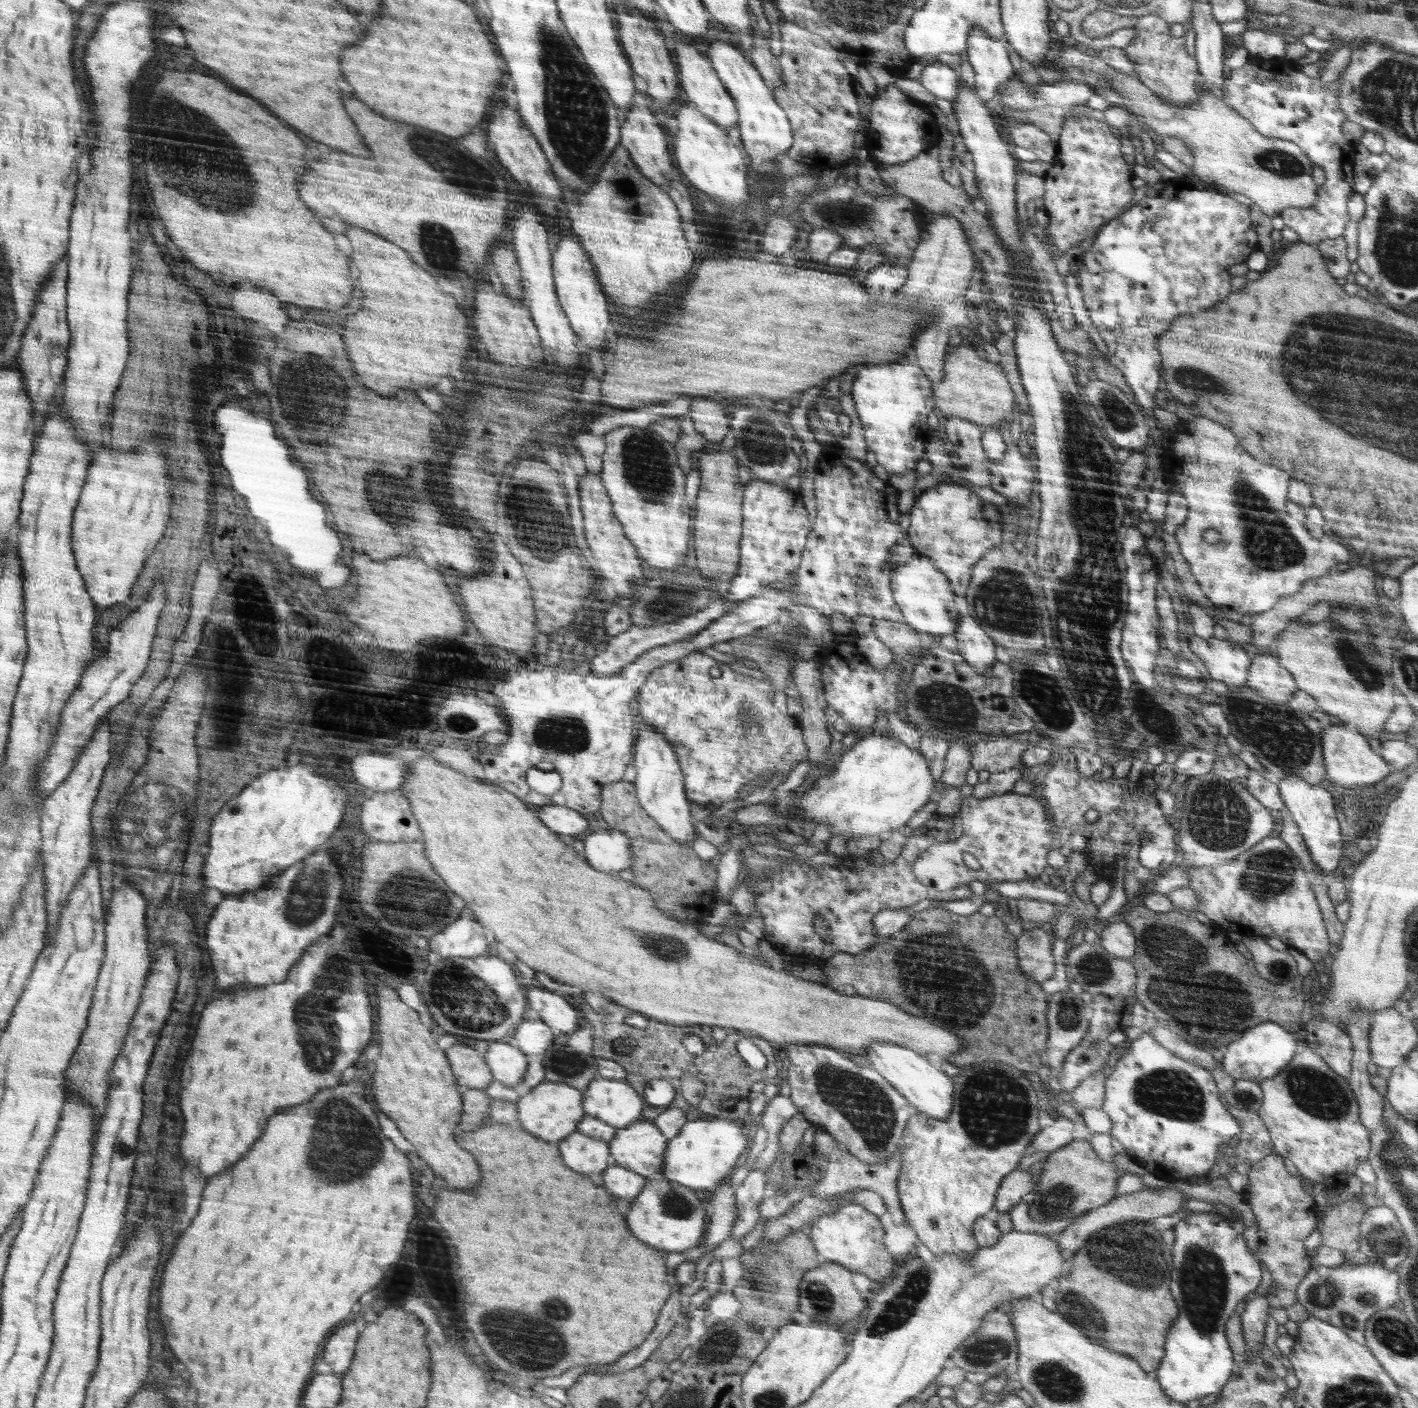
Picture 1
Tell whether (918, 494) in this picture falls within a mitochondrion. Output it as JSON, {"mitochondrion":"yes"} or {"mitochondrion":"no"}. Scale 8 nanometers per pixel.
{"mitochondrion":"no"}

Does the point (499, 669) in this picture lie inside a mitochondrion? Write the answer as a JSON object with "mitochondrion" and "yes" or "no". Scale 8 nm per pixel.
{"mitochondrion":"no"}

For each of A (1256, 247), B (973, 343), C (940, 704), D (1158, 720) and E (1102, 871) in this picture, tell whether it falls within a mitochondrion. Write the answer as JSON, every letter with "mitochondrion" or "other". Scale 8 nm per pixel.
{"A":"other","B":"other","C":"mitochondrion","D":"mitochondrion","E":"other"}

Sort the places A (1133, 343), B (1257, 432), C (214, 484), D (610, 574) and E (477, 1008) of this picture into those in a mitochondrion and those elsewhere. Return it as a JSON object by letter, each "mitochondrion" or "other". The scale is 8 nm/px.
{"A":"other","B":"other","C":"other","D":"other","E":"mitochondrion"}

